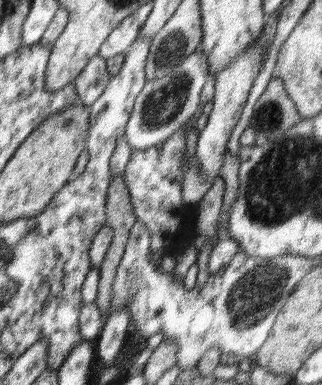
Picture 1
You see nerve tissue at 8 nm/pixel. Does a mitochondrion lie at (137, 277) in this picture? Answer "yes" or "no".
yes

